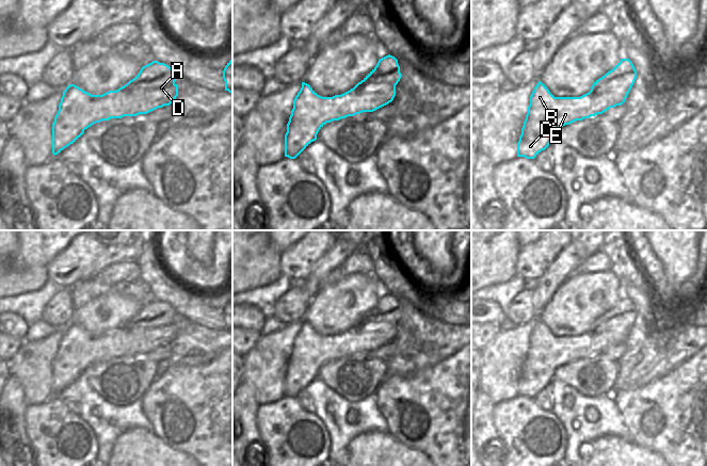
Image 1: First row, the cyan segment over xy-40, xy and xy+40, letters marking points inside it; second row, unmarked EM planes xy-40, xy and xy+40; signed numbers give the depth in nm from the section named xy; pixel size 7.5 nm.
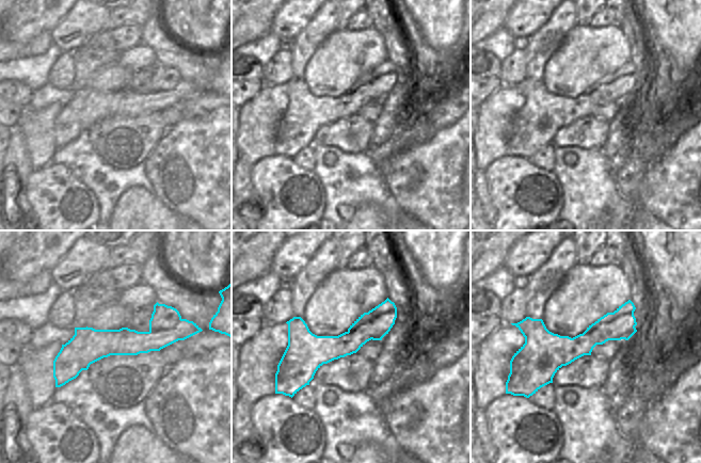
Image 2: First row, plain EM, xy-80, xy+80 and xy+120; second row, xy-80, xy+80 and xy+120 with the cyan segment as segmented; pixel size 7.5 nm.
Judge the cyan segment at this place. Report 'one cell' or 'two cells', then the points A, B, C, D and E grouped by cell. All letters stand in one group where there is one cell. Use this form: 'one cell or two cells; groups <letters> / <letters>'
two cells; groups A / B C D E

